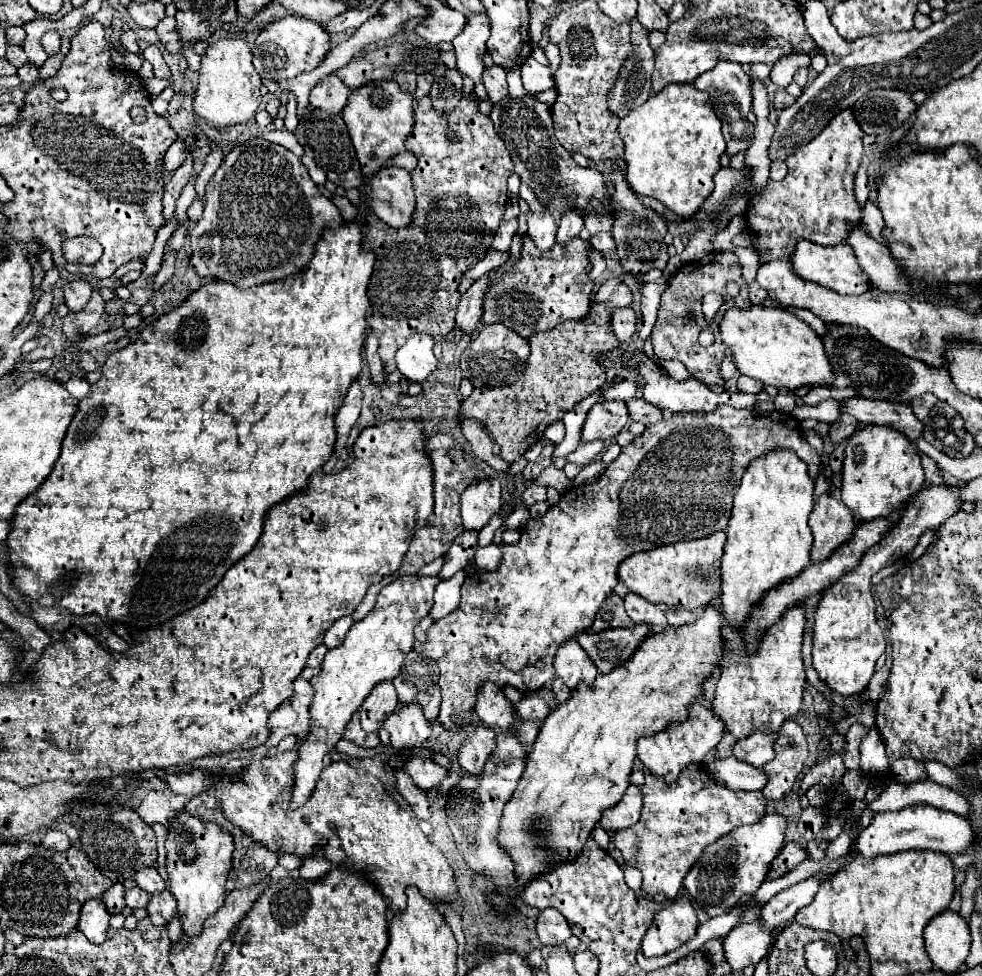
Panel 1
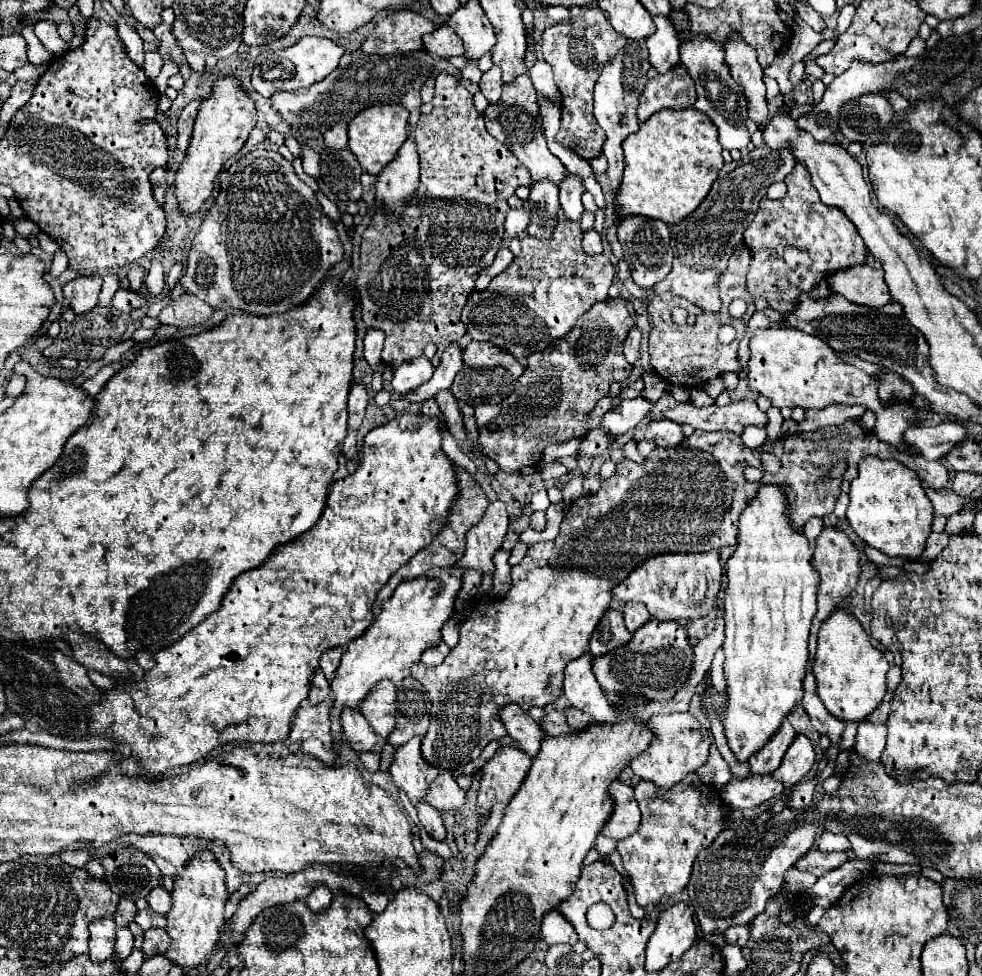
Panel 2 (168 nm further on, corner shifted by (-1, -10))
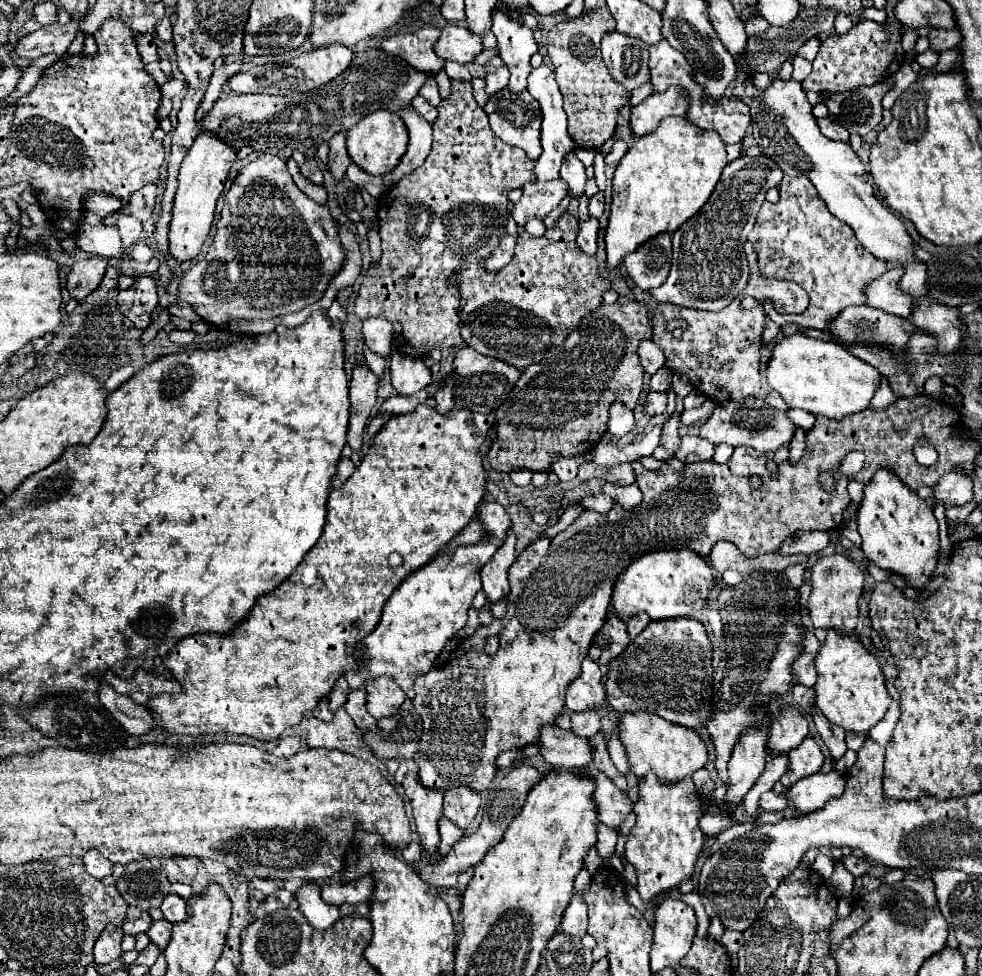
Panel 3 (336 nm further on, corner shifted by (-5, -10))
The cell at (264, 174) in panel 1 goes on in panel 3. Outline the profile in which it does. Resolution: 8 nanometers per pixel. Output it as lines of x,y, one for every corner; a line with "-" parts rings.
263,154
239,170
229,192
225,194
225,204
213,242
207,254
197,260
179,280
177,296
179,300
191,304
203,320
217,328
225,326
233,318
269,320
315,304
341,268
343,258
345,254
337,234
337,220
331,216
329,208
311,200
297,188
285,160
275,154

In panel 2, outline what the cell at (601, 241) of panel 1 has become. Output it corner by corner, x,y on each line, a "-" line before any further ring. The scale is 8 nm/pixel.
587,230
587,232
583,234
583,250
585,250
587,254
601,254
601,252
603,252
599,232

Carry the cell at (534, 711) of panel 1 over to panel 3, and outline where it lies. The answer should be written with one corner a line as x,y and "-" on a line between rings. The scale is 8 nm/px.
595,710
589,712
571,712
571,732
577,736
593,736
599,732
599,716

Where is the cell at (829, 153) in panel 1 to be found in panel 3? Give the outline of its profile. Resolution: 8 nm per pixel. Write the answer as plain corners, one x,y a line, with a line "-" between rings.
785,176
779,190
781,200
777,204
767,200
761,204
755,228
749,234
749,242
757,252
759,274
797,282
809,294
809,306
797,316
783,316
769,306
765,312
779,326
795,322
805,328
823,330
827,320
837,316
843,308
851,304
865,304
863,286
881,276
887,270
887,264
857,244
853,230
845,222
837,220
825,208
825,204
821,204
817,190
807,176

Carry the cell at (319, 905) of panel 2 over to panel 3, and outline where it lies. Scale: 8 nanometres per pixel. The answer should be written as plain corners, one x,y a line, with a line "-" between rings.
313,882
301,886
295,892
295,898
299,902
299,910
305,914
309,924
313,924
313,928
323,930
339,920
339,906
325,904
319,896
319,888

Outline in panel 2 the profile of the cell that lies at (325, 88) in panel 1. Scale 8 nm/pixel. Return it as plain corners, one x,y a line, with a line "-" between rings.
335,124
325,132
325,144
331,150
345,150
347,148
347,124

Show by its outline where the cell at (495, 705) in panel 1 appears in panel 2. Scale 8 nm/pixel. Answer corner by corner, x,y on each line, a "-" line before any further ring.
509,704
501,710
501,720
513,740
521,744
521,750
525,750
527,756
535,758
541,746
541,740
545,738
545,732
541,732
541,726
525,714
517,704

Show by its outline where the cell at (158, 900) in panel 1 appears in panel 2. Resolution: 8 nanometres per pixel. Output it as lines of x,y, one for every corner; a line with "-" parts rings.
151,928
145,932
145,942
141,948
145,958
163,954
167,948
169,948
169,934
165,932
165,928

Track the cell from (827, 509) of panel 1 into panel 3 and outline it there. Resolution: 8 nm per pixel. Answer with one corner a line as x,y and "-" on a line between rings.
843,554
819,558
811,568
811,582
813,590
809,596
809,618
813,626
825,630
837,628
839,632
851,634
859,620
857,602
863,594
863,582
865,582
865,572
861,570
861,564

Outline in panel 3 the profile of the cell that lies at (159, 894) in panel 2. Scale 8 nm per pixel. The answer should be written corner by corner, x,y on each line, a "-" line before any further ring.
167,894
165,900
163,900
163,904
159,908
161,908
165,920
169,920
169,922
181,922
187,916
187,904
185,904
185,900
179,898
179,896
175,896
175,894

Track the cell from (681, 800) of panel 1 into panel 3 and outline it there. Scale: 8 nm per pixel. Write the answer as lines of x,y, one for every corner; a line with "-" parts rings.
645,776
637,782
637,788
639,800
633,808
637,820
627,836
625,858
637,870
637,892
641,900
649,902
659,892
675,888
693,876
695,862
705,844
705,834
699,828
703,802
695,792
691,776
677,784
661,784
657,776

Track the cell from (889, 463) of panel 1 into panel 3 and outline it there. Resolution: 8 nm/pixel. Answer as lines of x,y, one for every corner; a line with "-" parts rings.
879,468
879,472
873,474
871,484
863,490
857,524
863,538
861,550
875,566
905,576
907,584
917,590
925,588
933,576
939,556
939,526
933,516
933,506
919,498
889,468

